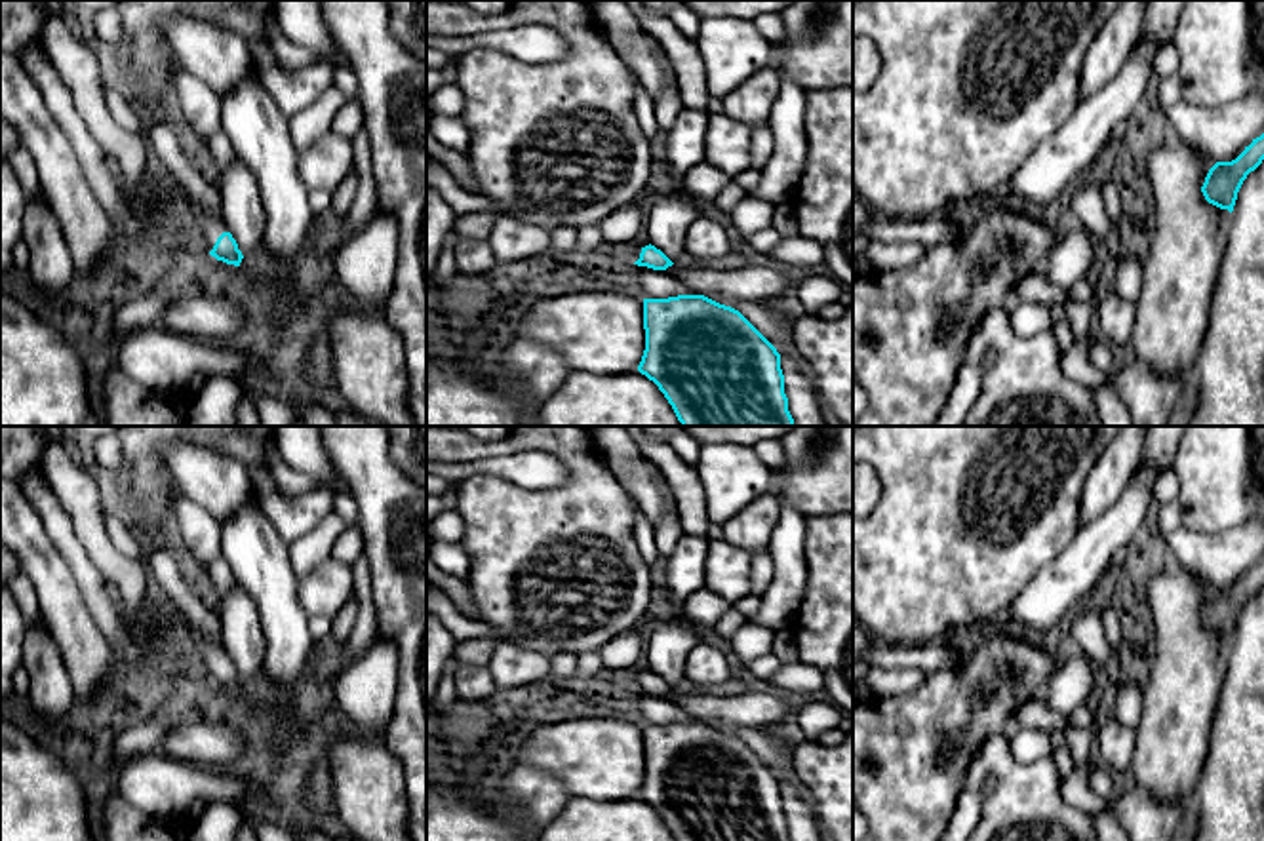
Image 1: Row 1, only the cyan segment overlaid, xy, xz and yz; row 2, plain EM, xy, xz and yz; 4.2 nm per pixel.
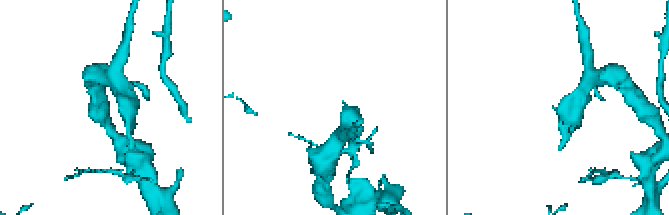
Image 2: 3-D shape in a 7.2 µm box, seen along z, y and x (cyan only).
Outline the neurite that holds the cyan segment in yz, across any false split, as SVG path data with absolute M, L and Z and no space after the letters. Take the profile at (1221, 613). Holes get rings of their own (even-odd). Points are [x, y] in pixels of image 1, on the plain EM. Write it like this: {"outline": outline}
{"outline": "M1264 559L1232 588L1216 588L1201 613L1205 626L1220 636L1234 637L1237 618L1251 597L1264 586Z"}

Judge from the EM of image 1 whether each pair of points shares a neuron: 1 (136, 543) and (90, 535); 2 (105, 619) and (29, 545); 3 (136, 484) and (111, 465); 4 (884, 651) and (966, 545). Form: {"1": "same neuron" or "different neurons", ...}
{"1": "different neurons", "2": "different neurons", "3": "different neurons", "4": "different neurons"}

